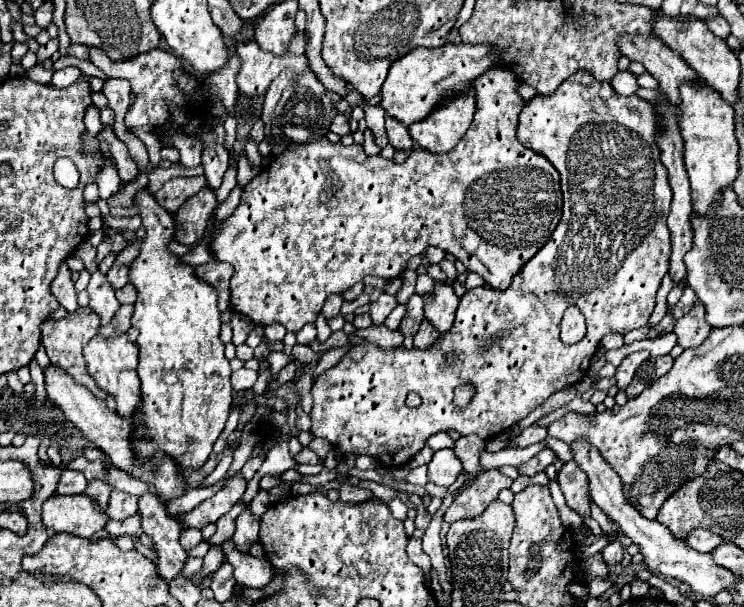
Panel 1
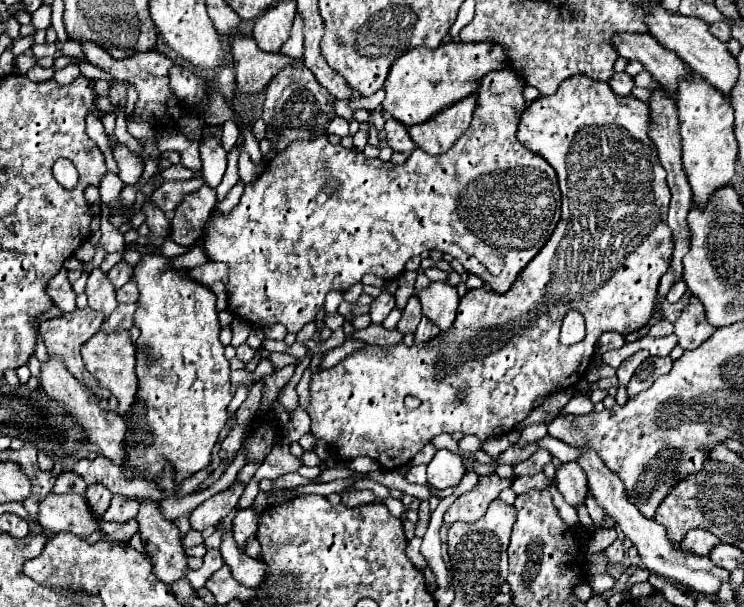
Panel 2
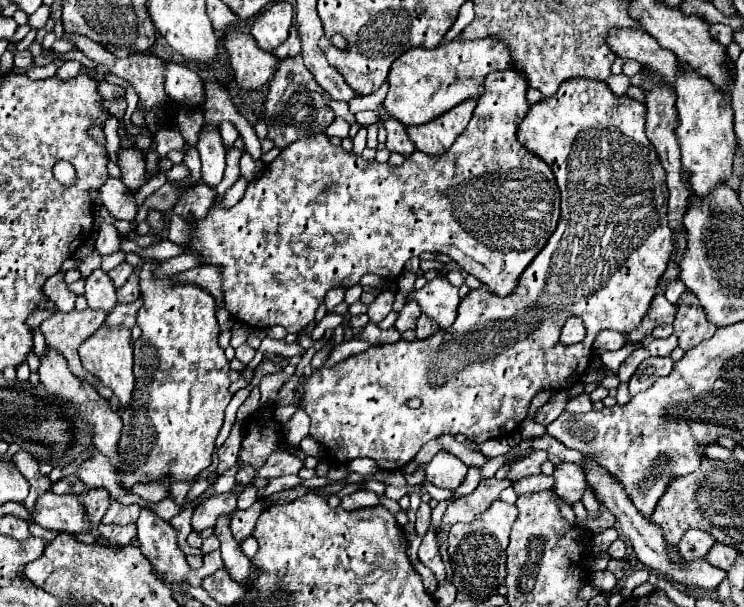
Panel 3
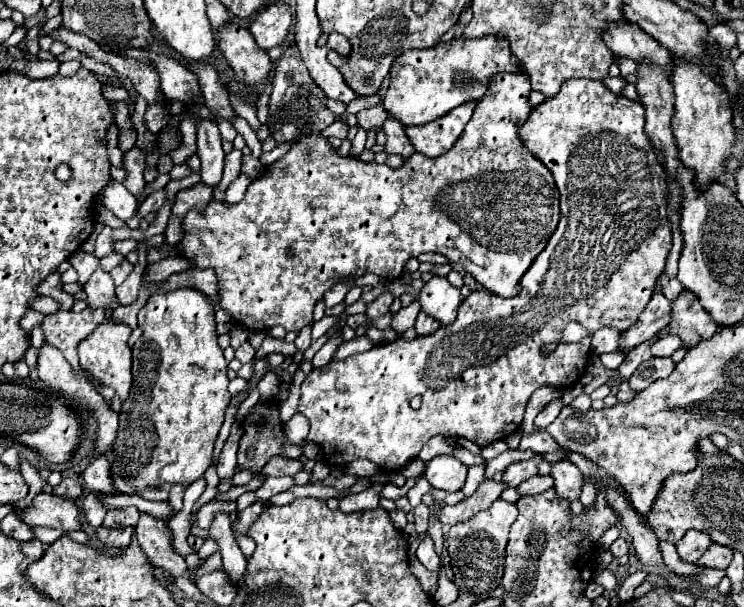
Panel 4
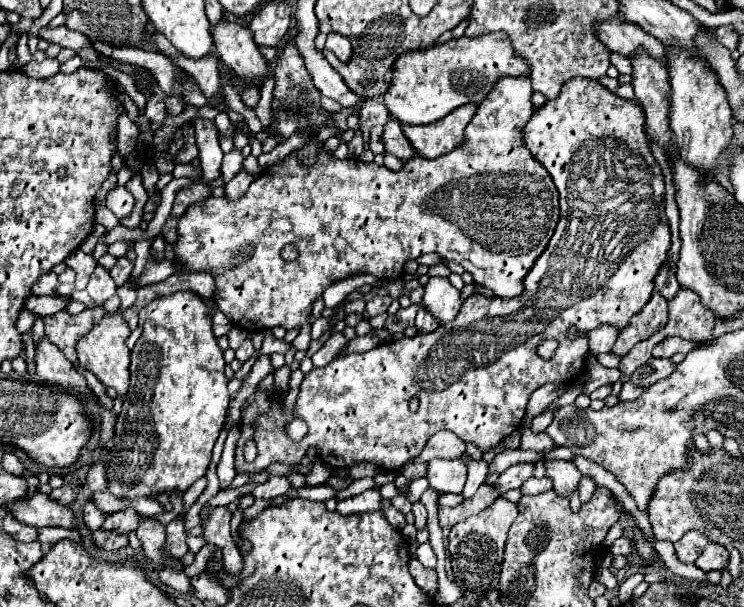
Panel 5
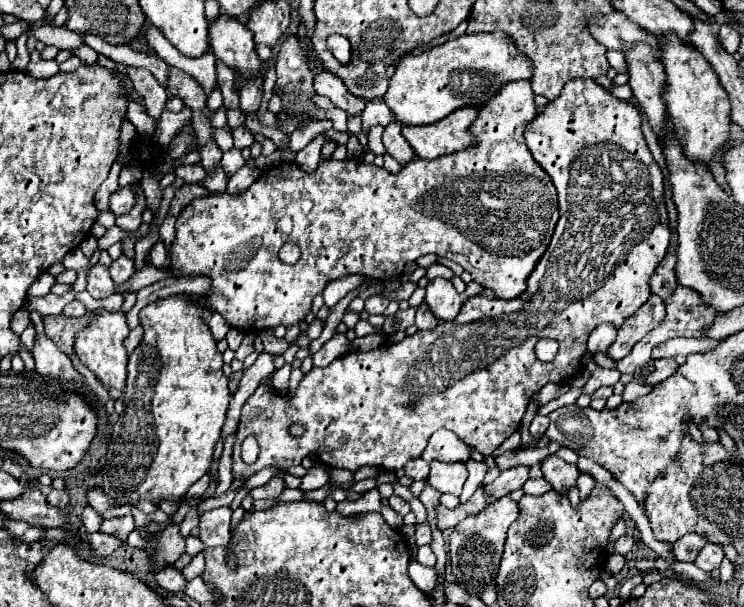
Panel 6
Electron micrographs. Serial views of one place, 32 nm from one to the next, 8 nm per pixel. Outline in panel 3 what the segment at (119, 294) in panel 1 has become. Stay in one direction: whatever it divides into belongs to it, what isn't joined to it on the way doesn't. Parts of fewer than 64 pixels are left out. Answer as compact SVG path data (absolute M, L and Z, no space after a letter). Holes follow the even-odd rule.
M140 264L134 268L134 276L132 278L128 278L126 282L124 282L124 286L120 286L120 290L116 290L118 292L118 302L122 302L122 304L128 304L128 302L134 302L138 296L140 296L140 286L138 286L138 282L140 282Z

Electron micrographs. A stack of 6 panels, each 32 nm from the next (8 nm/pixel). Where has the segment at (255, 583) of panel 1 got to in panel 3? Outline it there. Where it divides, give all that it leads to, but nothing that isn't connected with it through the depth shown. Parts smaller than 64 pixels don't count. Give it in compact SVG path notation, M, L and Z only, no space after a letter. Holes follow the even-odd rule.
M220 516L220 520L216 520L214 536L218 536L218 540L220 540L220 552L222 552L224 568L228 570L232 580L236 580L240 584L254 582L258 572L252 568L250 558L244 556L238 542L234 540L234 536L230 532L230 516Z

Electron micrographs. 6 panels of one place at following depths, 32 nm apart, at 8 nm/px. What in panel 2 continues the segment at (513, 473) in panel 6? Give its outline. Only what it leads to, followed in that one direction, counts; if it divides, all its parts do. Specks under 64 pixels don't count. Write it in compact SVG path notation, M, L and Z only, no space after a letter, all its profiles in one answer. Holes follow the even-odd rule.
M536 450L528 460L520 462L514 466L514 478L520 478L520 476L532 476L532 474L538 474L542 472L542 466L552 462L552 456L548 450Z

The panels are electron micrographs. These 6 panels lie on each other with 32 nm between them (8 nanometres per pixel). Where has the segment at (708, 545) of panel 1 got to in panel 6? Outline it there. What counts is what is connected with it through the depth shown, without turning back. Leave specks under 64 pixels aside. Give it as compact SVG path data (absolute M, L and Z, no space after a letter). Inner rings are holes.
M688 534L688 536L682 536L680 540L674 542L674 548L672 548L672 554L678 562L694 562L696 554L700 552L700 548L706 544L706 540L702 536L696 536L696 534Z

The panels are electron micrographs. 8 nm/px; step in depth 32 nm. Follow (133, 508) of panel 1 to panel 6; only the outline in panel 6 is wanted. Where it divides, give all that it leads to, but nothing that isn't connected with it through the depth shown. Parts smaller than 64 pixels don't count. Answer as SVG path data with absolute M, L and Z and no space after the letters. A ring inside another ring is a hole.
M130 514L122 516L122 518L112 518L112 520L104 520L100 526L100 532L110 534L110 536L118 536L118 540L122 544L126 544L128 534L134 530L134 520Z

